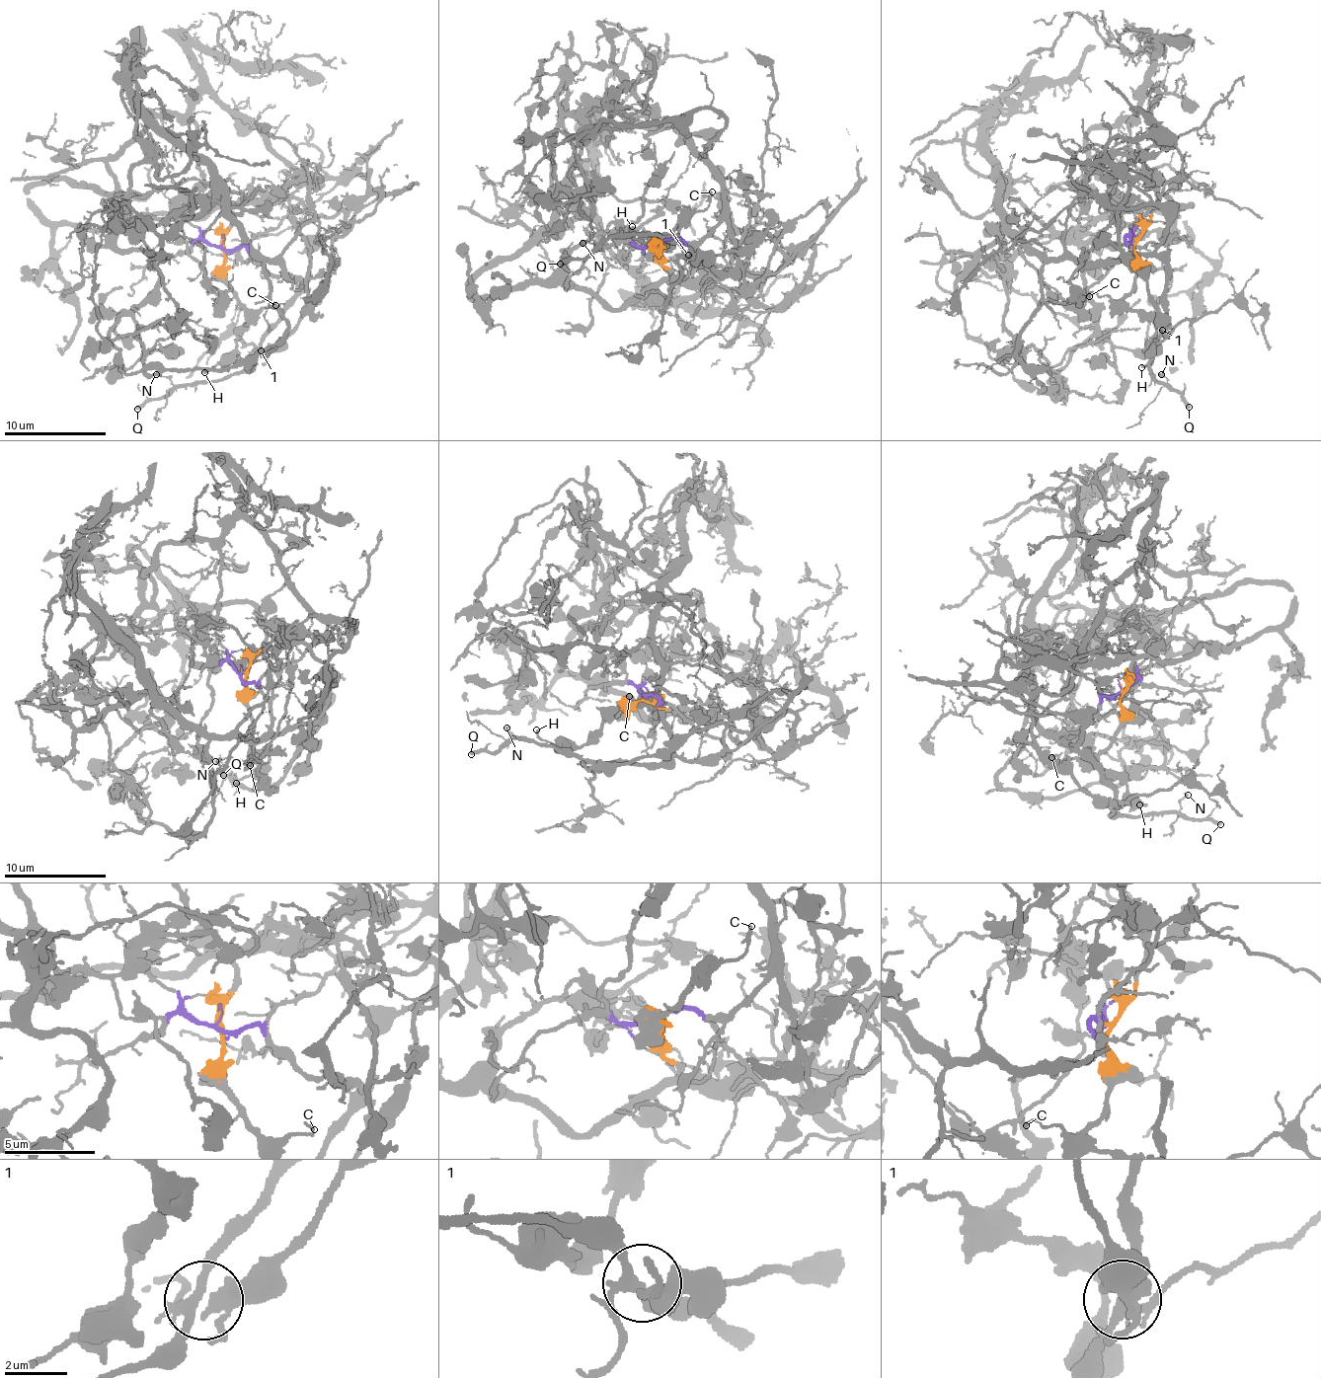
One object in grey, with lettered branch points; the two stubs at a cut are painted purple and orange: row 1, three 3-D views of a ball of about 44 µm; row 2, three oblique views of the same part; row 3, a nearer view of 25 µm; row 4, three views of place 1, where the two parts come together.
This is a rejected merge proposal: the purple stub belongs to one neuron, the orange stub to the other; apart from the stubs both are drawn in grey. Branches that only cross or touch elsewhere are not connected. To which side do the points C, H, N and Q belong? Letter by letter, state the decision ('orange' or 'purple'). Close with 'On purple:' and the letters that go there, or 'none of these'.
C: orange
H: orange
N: purple
Q: purple
On purple: N, Q

